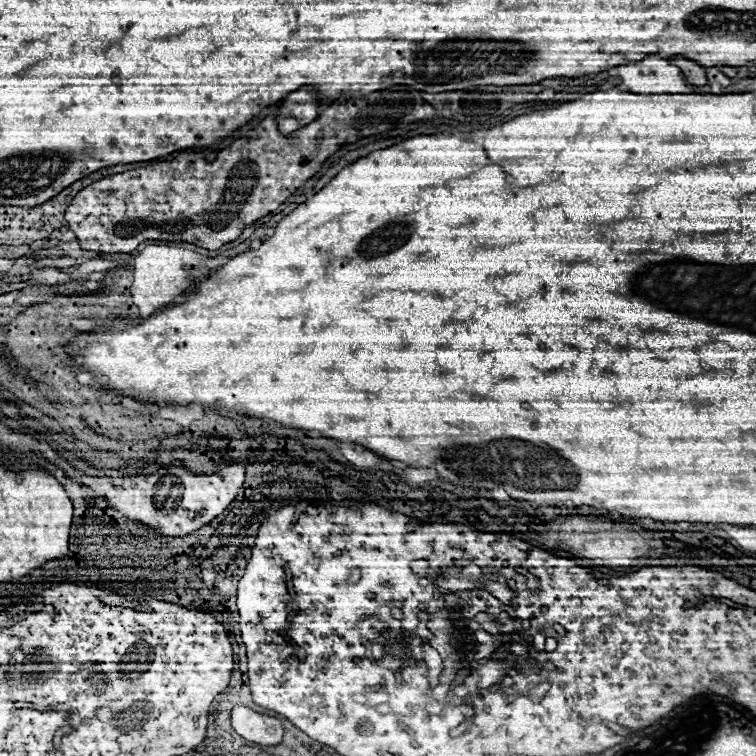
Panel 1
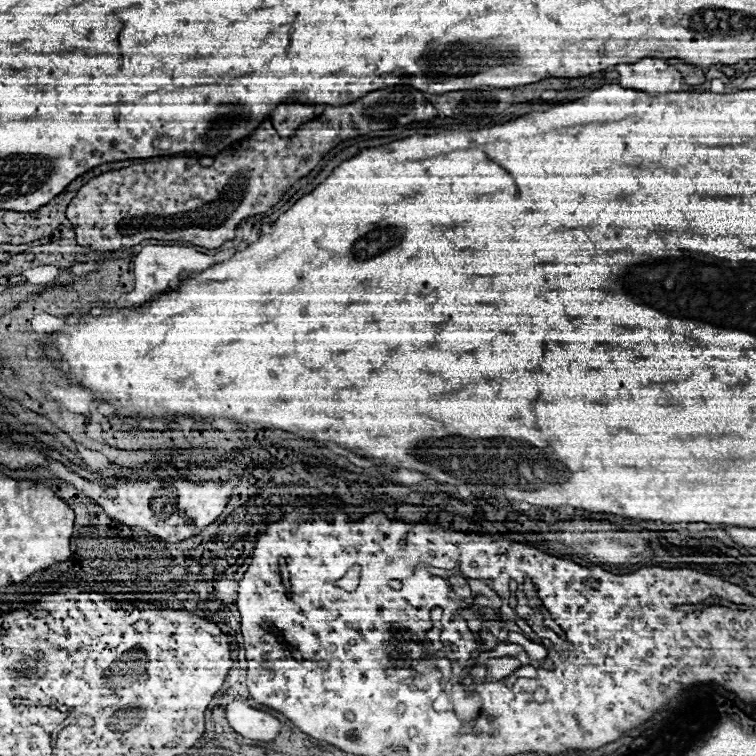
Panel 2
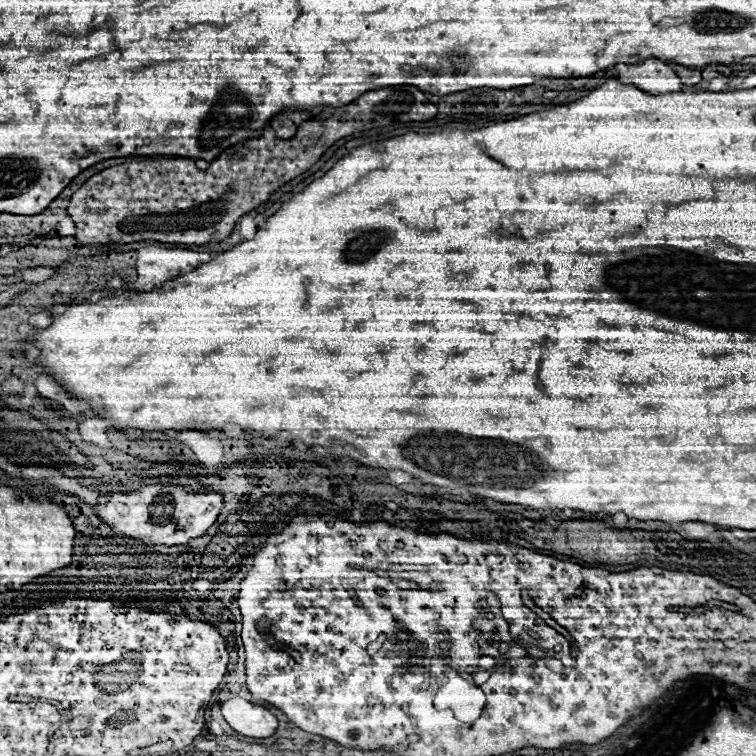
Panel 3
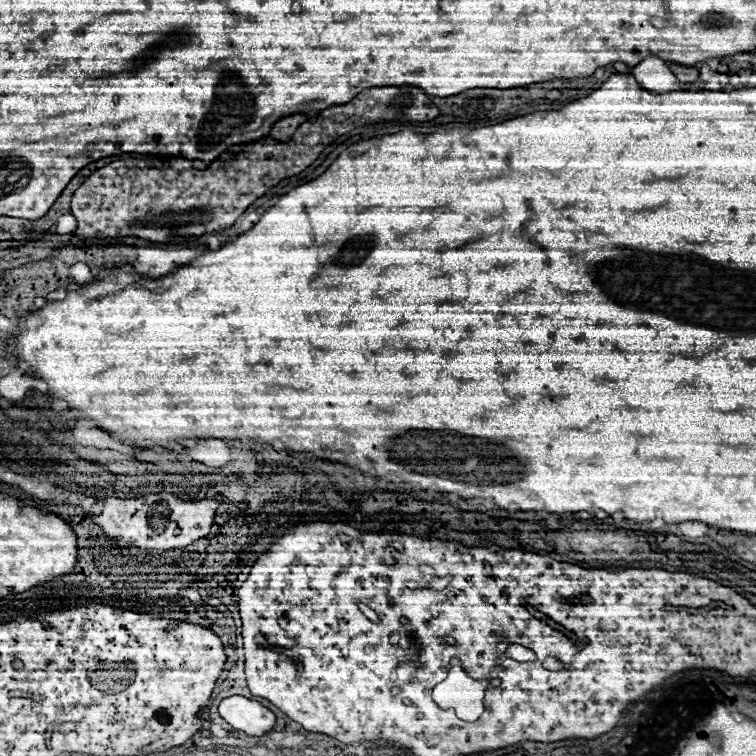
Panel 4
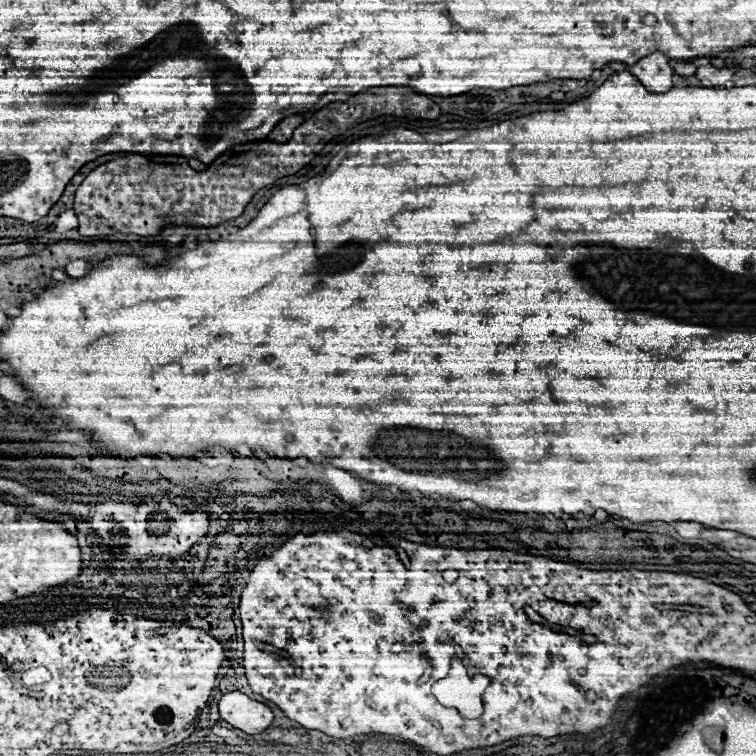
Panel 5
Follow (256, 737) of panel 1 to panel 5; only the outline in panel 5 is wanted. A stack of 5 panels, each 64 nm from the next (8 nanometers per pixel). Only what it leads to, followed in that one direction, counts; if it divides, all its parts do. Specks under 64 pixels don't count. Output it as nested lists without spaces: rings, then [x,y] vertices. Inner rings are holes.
[[[240,690],[226,692],[220,698],[218,708],[220,708],[220,716],[228,724],[232,724],[234,728],[238,728],[246,734],[260,734],[266,728],[270,728],[270,724],[274,720],[272,710],[266,704],[248,698]]]

